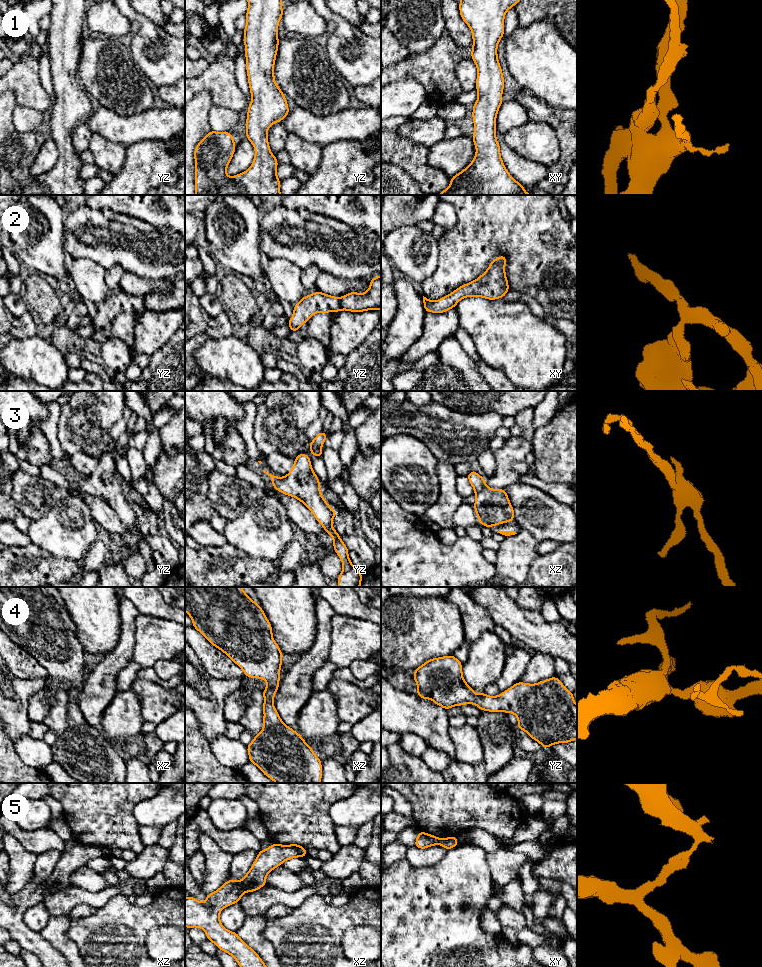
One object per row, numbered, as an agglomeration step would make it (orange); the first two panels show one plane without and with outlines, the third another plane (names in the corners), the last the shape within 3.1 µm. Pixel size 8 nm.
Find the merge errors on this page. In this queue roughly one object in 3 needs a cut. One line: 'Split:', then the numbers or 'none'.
Split: 2, 5

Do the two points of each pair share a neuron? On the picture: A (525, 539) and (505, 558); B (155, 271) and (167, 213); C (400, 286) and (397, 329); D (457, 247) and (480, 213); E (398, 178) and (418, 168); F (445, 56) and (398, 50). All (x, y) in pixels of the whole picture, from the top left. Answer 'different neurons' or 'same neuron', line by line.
A: same neuron
B: different neurons
C: same neuron
D: same neuron
E: different neurons
F: different neurons

